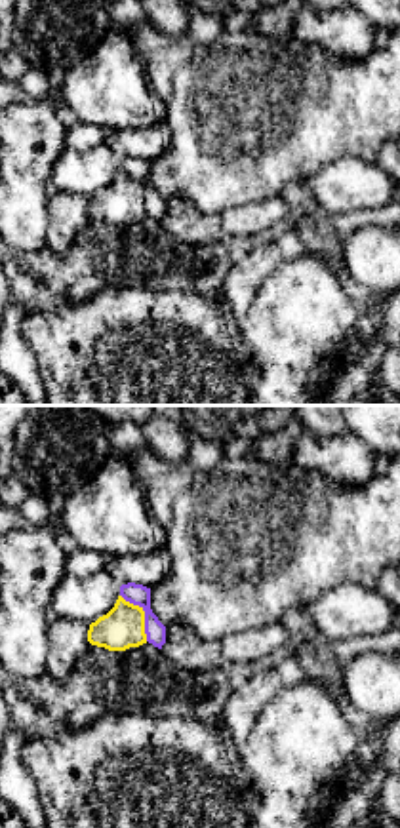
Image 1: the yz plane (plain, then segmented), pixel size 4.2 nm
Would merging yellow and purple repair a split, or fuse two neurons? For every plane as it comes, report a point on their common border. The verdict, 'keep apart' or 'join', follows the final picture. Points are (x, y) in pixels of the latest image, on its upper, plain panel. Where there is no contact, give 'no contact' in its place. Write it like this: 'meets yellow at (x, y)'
meets yellow at (143, 189)

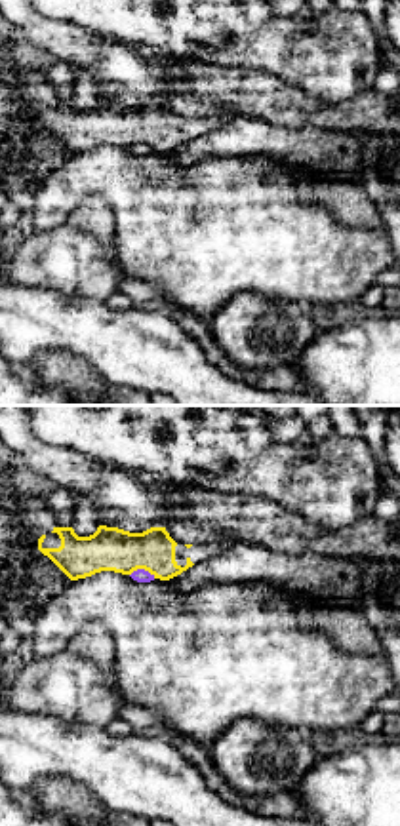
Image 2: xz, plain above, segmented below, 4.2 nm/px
meets yellow at (143, 141)

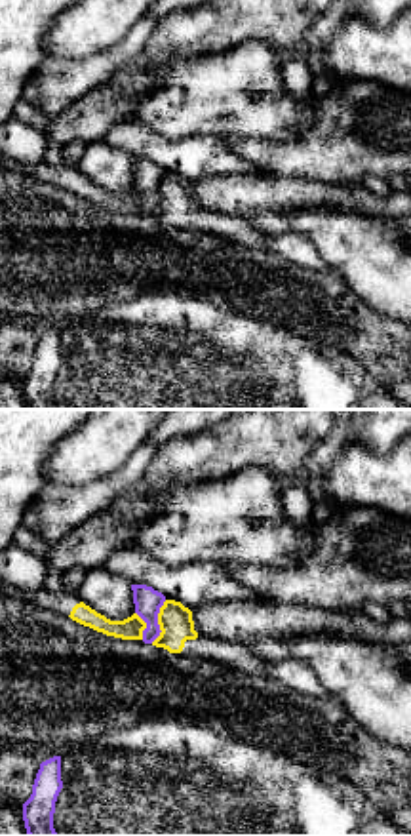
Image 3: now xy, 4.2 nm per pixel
meets yellow at (158, 195)

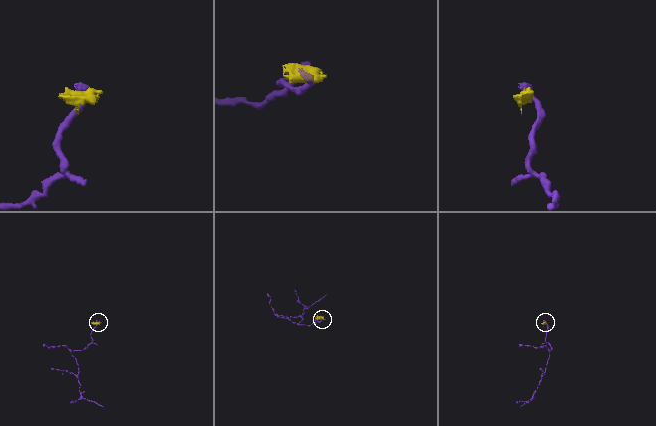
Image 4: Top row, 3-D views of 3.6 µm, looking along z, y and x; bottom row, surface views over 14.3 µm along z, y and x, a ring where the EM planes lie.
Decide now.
keep apart

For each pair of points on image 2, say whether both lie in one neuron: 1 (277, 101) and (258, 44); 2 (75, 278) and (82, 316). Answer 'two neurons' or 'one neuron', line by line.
1: two neurons
2: two neurons

